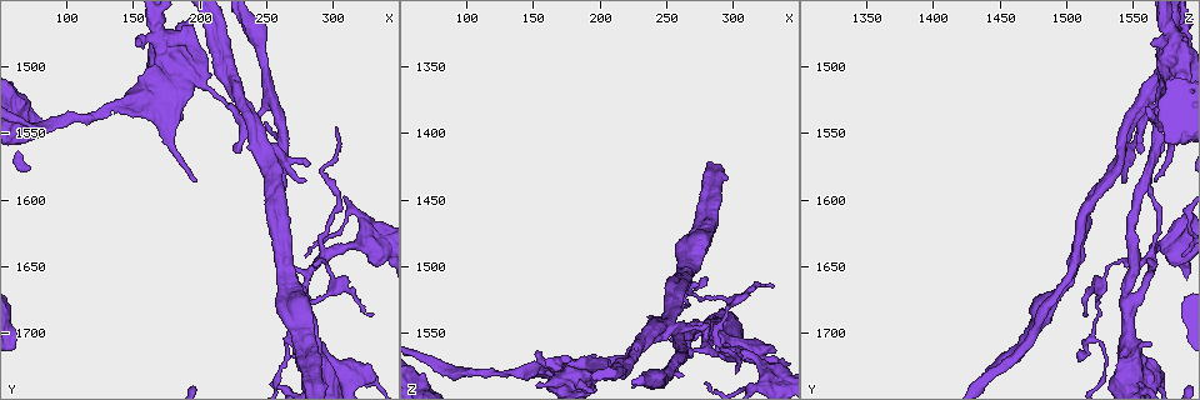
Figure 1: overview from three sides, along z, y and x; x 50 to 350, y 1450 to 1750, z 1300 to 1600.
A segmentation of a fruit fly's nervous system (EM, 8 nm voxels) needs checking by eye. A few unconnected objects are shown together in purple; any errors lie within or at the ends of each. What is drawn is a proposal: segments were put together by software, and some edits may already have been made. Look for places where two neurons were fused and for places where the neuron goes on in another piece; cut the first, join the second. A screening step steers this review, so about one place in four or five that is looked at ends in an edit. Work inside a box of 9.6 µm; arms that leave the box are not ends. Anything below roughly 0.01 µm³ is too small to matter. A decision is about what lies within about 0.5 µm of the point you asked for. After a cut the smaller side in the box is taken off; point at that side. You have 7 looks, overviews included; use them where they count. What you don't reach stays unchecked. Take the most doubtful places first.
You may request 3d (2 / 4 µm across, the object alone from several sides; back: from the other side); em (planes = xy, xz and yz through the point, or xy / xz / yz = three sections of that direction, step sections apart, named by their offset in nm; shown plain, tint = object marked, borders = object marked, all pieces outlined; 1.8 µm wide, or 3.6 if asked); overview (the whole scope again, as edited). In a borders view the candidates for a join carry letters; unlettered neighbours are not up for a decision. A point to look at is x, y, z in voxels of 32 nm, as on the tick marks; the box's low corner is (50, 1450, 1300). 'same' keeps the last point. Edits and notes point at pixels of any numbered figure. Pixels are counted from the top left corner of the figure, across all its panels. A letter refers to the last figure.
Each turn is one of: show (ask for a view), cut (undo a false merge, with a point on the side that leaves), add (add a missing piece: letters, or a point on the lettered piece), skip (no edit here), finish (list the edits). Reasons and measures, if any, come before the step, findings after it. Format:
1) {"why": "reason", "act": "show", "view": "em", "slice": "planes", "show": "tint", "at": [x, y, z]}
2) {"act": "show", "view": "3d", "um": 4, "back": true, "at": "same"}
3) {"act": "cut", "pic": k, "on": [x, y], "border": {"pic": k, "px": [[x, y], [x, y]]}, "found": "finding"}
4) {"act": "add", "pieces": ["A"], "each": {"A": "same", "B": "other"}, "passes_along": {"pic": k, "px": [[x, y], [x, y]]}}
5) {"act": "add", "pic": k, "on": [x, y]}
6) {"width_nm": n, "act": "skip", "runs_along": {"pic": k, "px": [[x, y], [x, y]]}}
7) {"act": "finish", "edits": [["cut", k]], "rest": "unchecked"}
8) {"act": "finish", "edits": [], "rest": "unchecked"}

{"why": "abrupt turn", "act": "show", "view": "3d", "um": 2, "at": [290, 1644, 1564]}

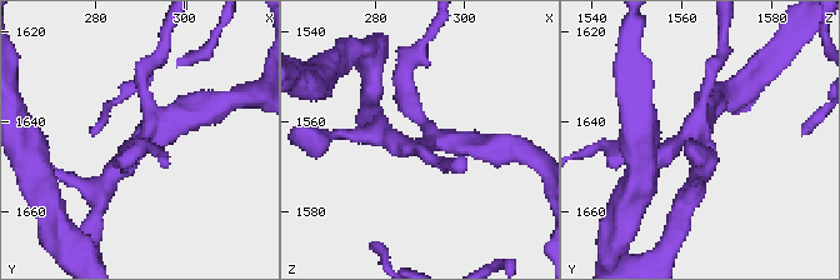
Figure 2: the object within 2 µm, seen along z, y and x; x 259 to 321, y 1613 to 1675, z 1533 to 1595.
{"arms": 4, "act": "show", "view": "em", "um": 3.6, "slice": "yz", "step": 16, "show": "borders", "at": [291, 1644, 1563]}

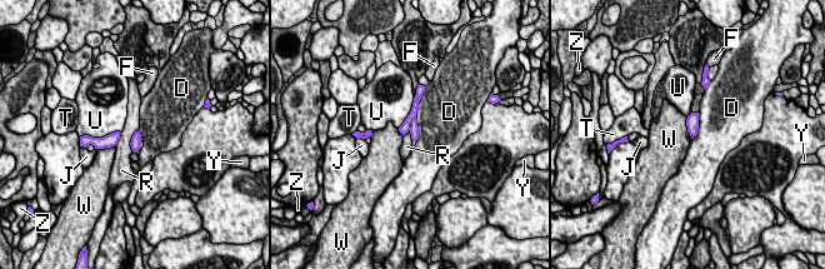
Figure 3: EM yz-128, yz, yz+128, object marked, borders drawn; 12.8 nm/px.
{"why": "another direction", "act": "show", "view": "em", "um": 3.6, "slice": "planes", "show": "borders", "at": "same"}

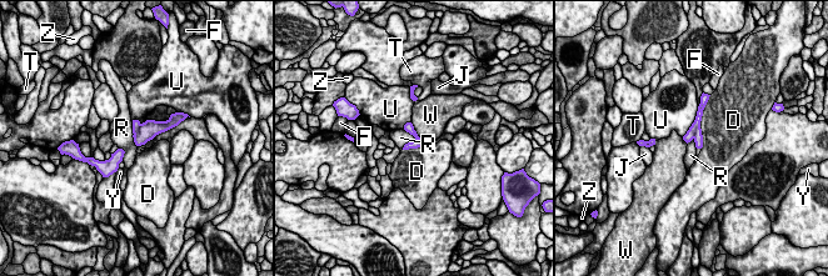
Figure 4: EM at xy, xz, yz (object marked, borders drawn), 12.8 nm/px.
{"longest_contact_nm": ["D", 650], "act": "cut", "pic": 4, "on": [135, 123], "each": {"D": "other", "F": "other", "J": "other", "R": "other", "T": "other", "U": "other", "W": "other", "Y": "other", "Z": "other"}, "part_leaving": {"pic": 4, "px": [[702, 105], [698, 120], [687, 140]]}, "found": "two neurons meet here"}

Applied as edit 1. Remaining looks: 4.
{"act": "show", "view": "overview"}

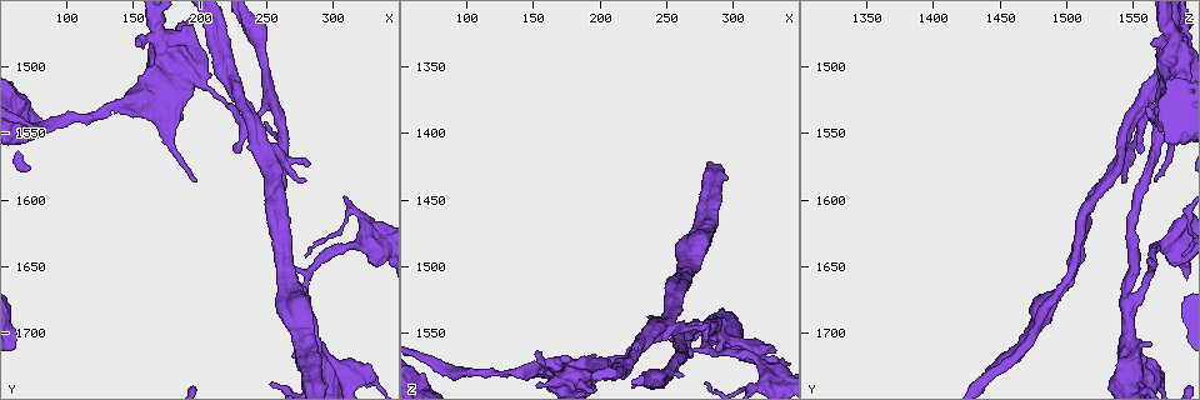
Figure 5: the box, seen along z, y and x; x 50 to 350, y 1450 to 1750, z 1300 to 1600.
{"why": "calibre changes", "act": "show", "view": "3d", "um": 4, "at": [318, 1734, 1566]}

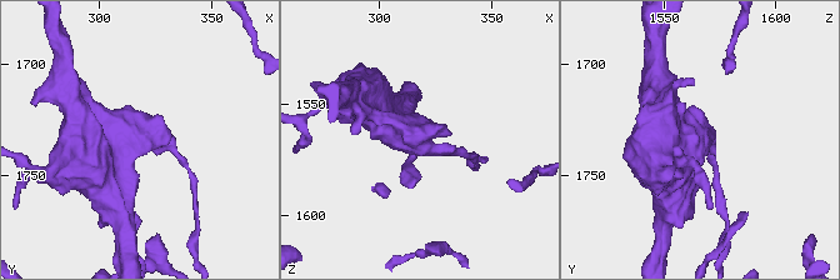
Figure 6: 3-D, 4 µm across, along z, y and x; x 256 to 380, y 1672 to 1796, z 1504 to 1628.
{"why": "need the tissue", "act": "show", "view": "em", "um": 3.6, "slice": "xy", "step": 16, "show": "borders", "at": [319, 1732, 1569]}

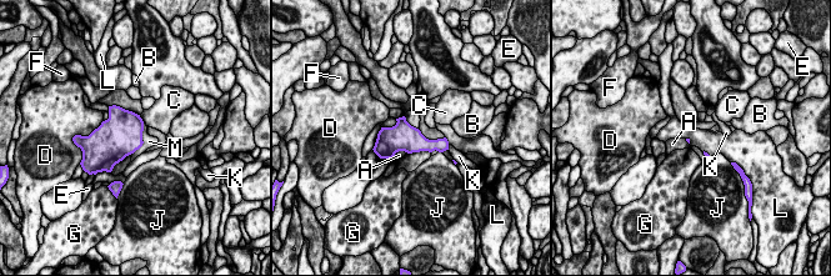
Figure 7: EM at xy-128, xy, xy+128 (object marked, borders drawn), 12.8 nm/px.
{"act": "skip", "each": {"A": "other", "B": "other", "C": "other", "D": "other", "E": "other", "F": "other", "G": "other", "J": "other", "K": "other", "L": "other", "M": "other"}, "border": {"pic": 7, "px": [[144, 123], [143, 144], [130, 154]]}, "found": "continuous, no second neuron"}

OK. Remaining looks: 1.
{"act": "finish", "edits": [["cut", 4]], "rest": "unchecked"}

